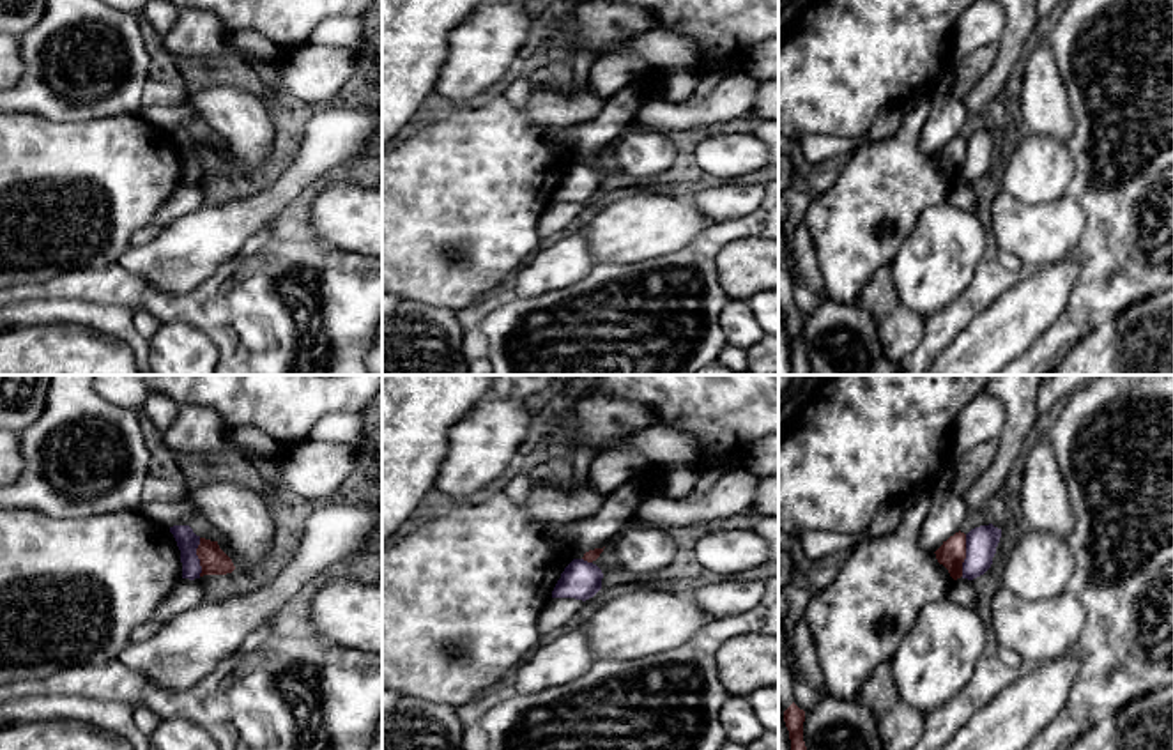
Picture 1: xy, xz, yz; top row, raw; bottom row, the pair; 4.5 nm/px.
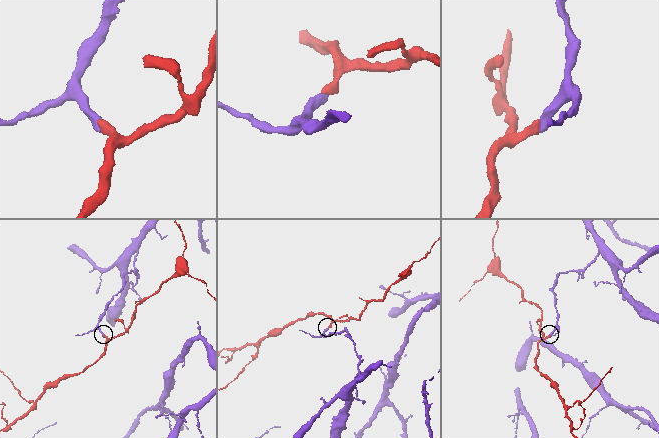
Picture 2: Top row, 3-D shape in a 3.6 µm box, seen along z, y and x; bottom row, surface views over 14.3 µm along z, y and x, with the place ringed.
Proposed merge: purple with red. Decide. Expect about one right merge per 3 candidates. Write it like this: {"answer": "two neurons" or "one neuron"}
{"answer": "two neurons"}

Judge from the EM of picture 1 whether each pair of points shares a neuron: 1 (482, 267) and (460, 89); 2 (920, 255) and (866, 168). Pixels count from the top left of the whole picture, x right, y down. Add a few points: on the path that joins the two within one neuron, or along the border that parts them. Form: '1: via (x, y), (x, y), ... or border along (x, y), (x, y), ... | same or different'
1: border along (471, 103), (452, 108) | different
2: border along (935, 204), (920, 214), (889, 264) | different

